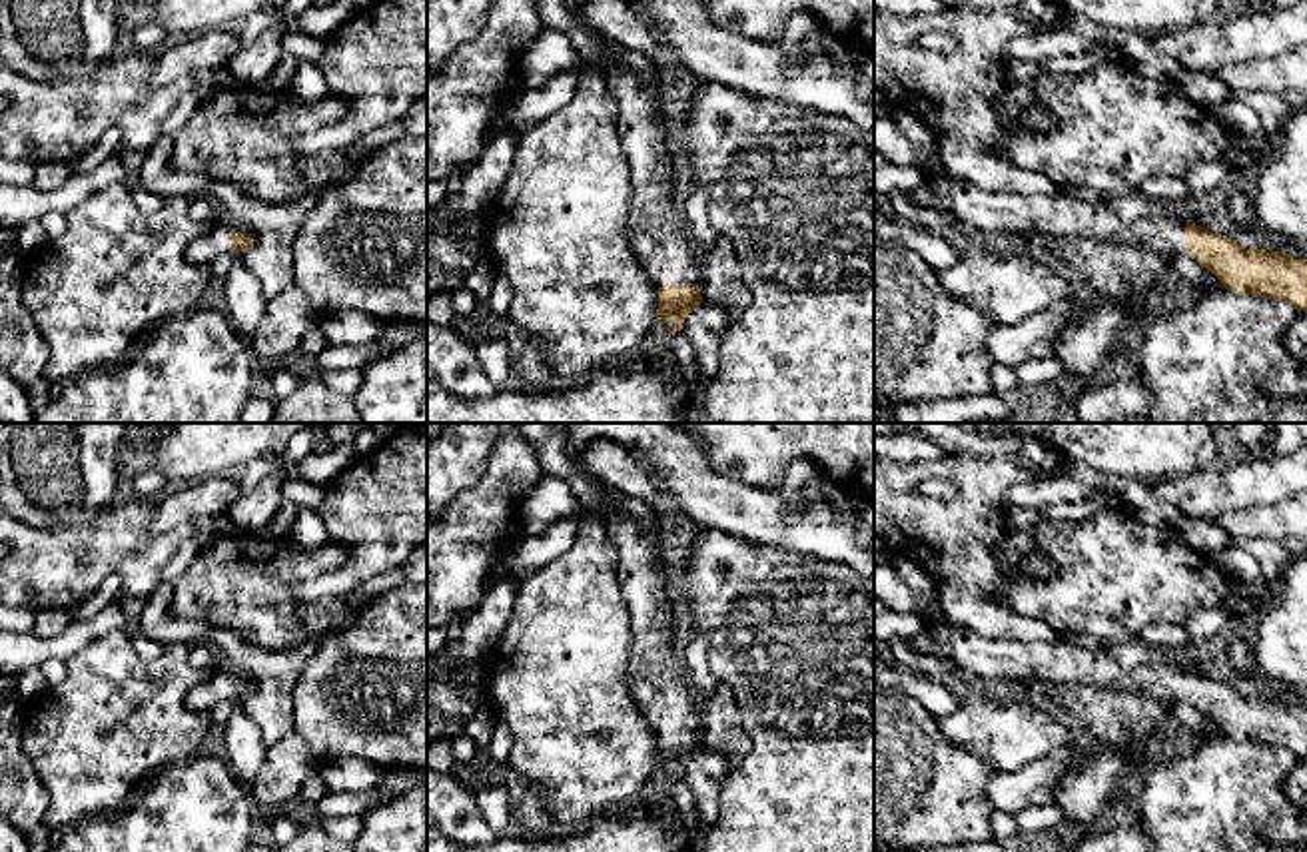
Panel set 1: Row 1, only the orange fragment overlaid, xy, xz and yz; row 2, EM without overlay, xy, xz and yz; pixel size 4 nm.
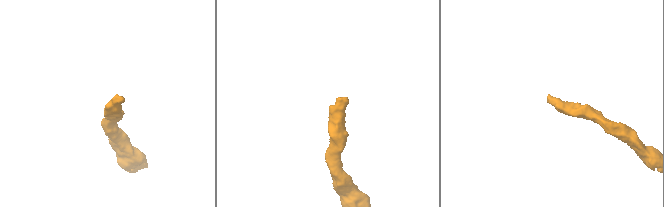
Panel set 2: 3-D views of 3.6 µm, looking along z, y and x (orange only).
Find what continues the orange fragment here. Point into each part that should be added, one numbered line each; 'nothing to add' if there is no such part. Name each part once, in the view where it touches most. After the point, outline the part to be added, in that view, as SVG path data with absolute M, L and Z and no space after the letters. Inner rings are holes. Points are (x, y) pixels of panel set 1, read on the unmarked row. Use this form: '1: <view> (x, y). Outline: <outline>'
1: xz (657, 679). Outline: M515 423L535 449L547 475L565 479L587 515L601 515L621 551L619 585L631 613L633 652L629 686L645 710L649 730L698 730L698 698L684 674L684 658L672 648L672 607L662 567L664 535L672 529L662 509L654 529L637 517L607 509L611 487L585 473L583 455L569 451L569 423Z

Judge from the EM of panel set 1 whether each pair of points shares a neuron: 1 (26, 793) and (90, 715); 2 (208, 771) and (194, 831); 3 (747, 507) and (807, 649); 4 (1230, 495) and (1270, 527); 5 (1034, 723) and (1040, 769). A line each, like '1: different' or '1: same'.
1: different
2: same
3: different
4: different
5: different

